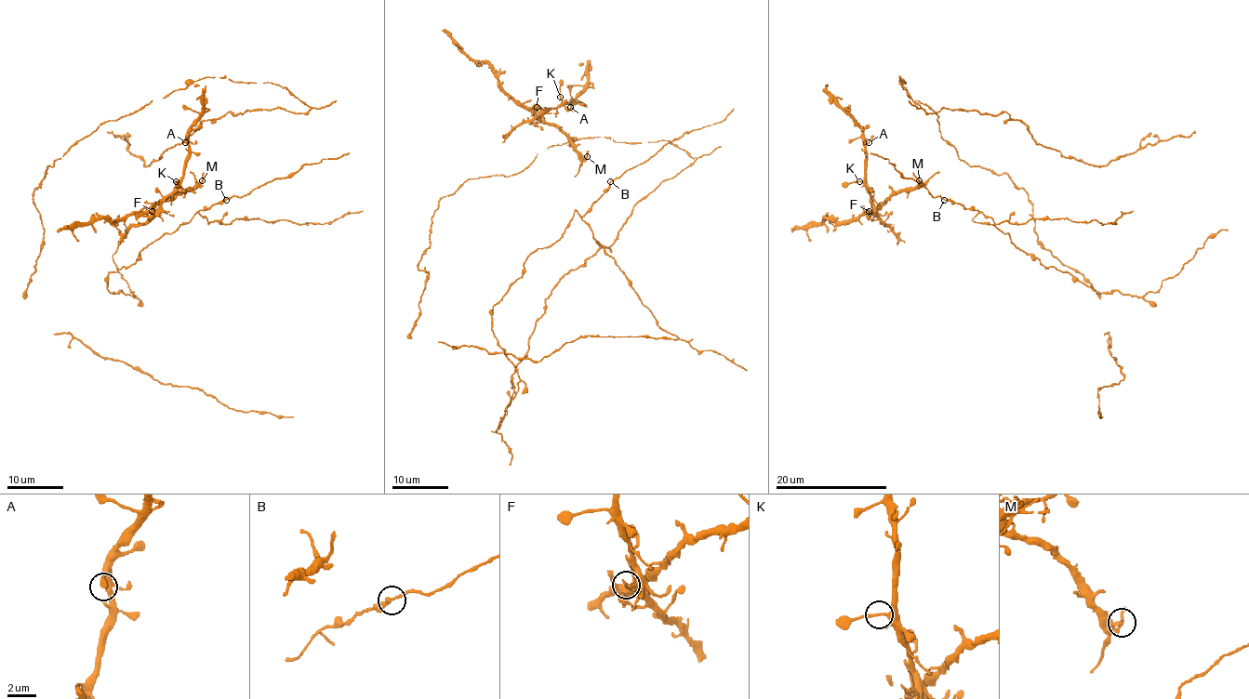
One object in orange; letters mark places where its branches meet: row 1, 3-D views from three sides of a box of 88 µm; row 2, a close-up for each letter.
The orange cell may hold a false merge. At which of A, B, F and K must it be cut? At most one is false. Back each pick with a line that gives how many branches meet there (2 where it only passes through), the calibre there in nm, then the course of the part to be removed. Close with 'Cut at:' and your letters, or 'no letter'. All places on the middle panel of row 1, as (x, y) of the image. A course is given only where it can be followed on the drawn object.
F: branches 2; calibre 200 nm; course (537, 107), (520, 105), (504, 90), (487, 63), (475, 62), (442, 30)
Cut at: F

